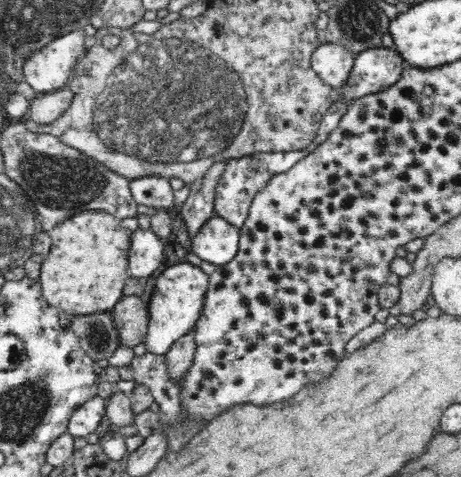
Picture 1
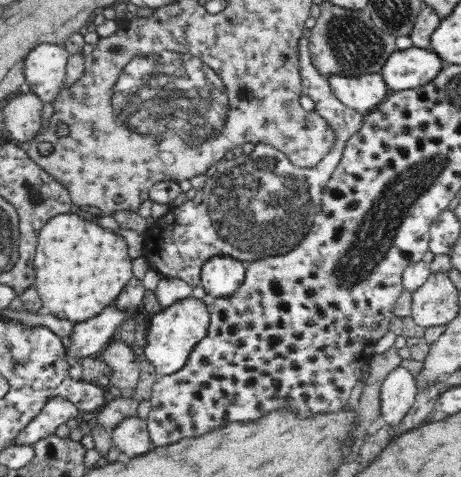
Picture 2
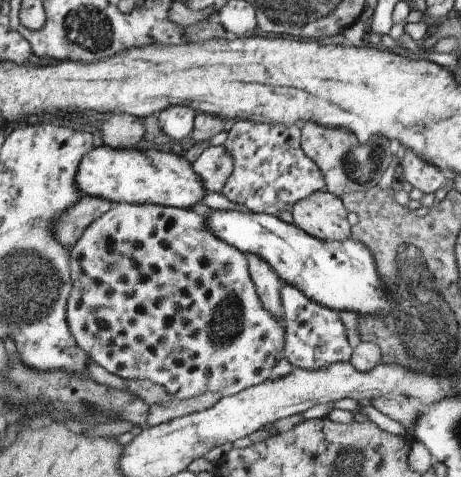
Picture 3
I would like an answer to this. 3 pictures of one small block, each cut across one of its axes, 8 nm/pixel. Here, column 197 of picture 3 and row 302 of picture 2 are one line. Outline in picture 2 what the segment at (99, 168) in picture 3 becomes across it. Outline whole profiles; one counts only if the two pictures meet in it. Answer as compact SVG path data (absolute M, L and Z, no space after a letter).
M192 296L176 300L174 304L162 308L158 314L152 316L152 324L148 330L146 358L154 364L160 378L174 374L186 366L192 348L206 336L208 326L210 326L210 308L206 308L202 300Z

